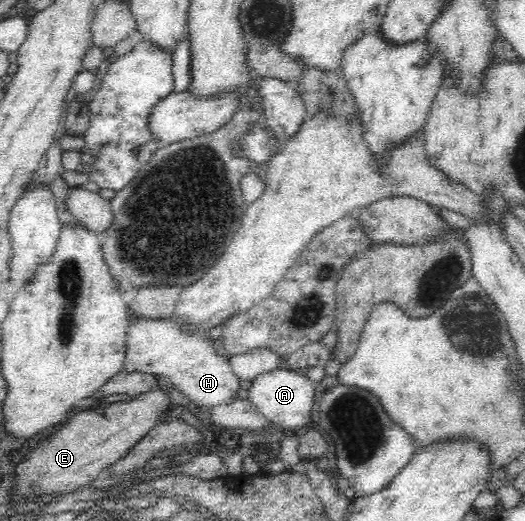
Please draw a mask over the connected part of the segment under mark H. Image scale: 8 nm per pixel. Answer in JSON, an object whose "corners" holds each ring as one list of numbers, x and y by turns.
{"corners":[[128,312,126,324,127,355,119,376,136,372,161,375,197,407,209,408,237,397,240,380,230,367,230,357,215,351,213,339,203,328,191,328,179,318,151,319,133,316,133,312]]}

